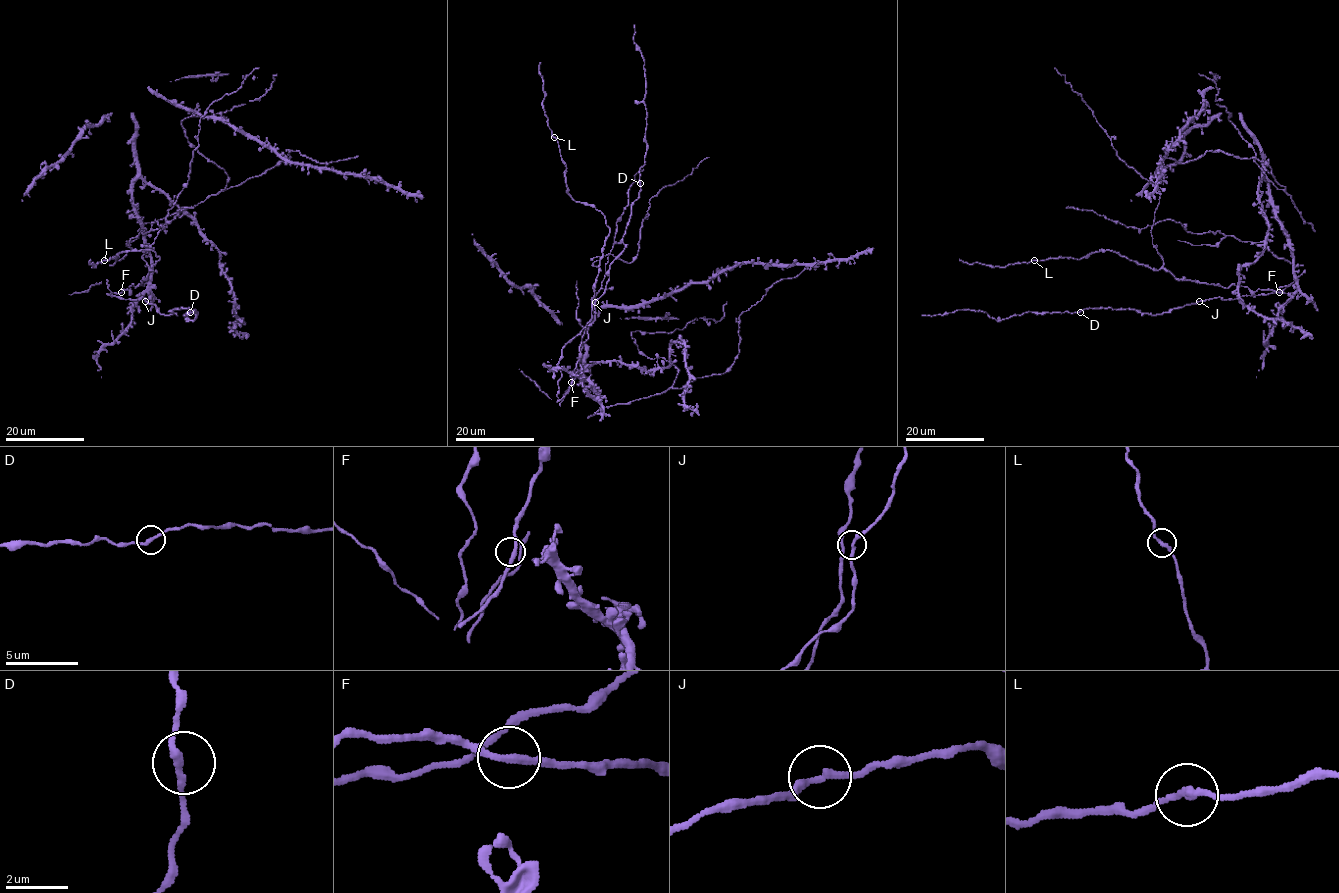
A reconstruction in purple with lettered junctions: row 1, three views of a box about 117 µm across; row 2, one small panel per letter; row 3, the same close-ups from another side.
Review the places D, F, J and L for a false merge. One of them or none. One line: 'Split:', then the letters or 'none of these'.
Split: none of these

